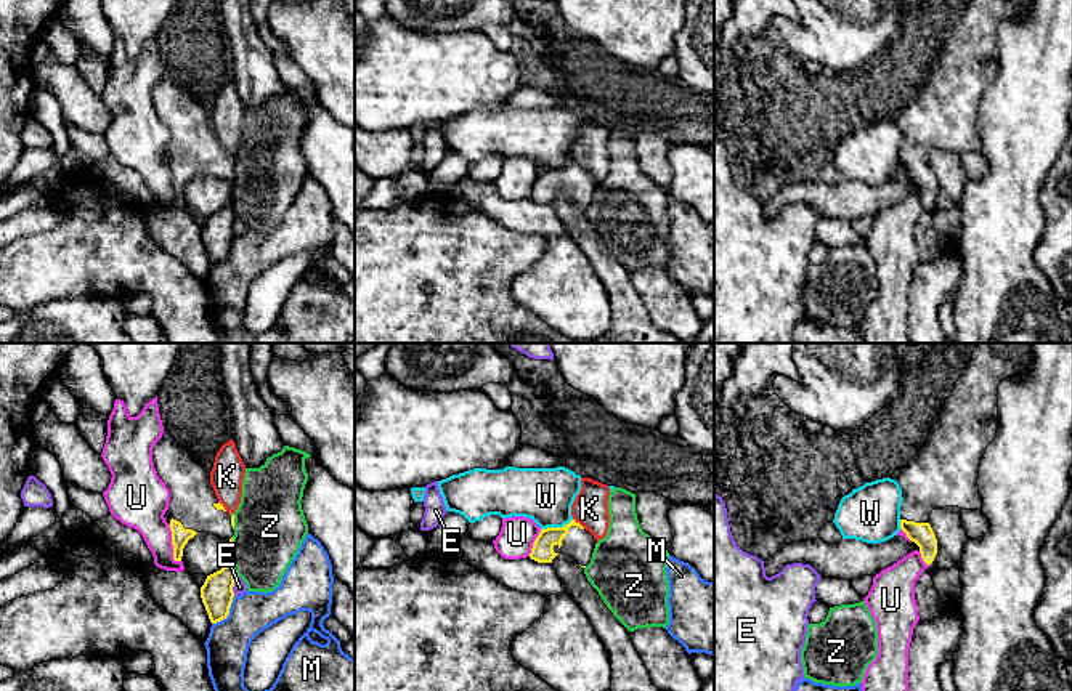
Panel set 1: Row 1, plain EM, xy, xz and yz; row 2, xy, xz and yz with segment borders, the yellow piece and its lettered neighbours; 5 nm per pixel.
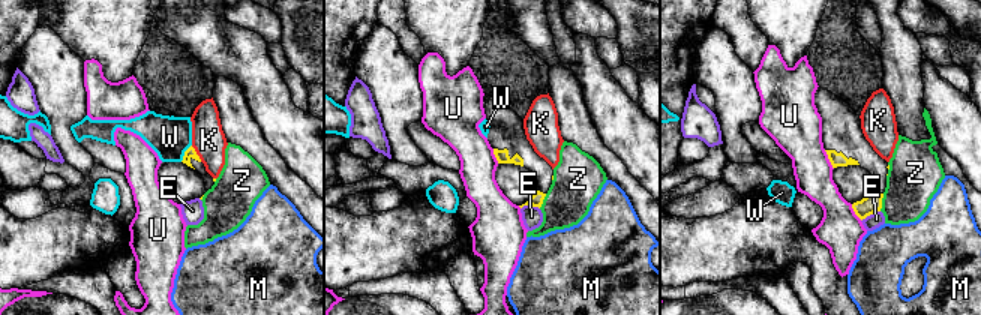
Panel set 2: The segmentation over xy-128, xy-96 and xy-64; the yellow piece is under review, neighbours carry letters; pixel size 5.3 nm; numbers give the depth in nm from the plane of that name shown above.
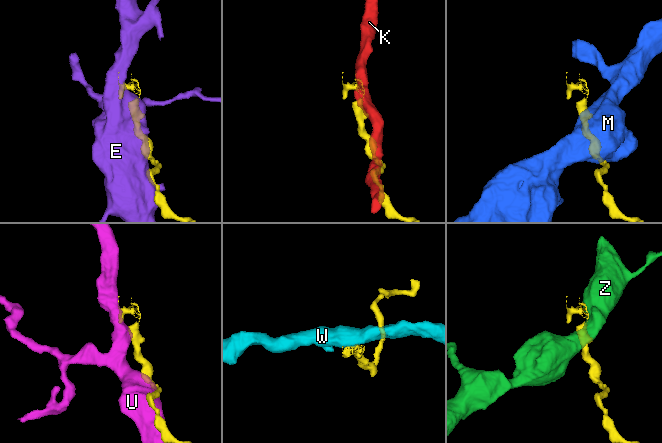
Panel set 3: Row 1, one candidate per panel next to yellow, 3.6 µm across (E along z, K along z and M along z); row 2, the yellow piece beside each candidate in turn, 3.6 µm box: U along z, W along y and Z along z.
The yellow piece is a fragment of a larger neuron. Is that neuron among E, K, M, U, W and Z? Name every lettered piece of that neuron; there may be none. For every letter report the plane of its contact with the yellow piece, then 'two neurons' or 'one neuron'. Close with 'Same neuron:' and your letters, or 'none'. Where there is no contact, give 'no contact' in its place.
E: meets yellow in xy; two neurons
K: meets yellow in xz; two neurons
M: meets yellow in xy; two neurons
U: meets yellow in xy; two neurons
W: meets yellow in xz; two neurons
Z: meets yellow in xy; two neurons
Same neuron: none

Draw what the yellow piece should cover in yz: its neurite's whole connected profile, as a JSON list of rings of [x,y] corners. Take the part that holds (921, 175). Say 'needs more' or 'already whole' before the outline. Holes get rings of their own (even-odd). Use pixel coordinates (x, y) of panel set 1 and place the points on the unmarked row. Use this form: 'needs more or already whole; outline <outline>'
needs more; outline [[[969,0],[944,45],[942,55],[931,69],[926,85],[918,96],[895,119],[902,130],[900,170],[920,188],[923,202],[929,207],[937,196],[937,180],[929,165],[929,154],[936,149],[958,147],[961,151],[981,151],[979,107],[987,87],[998,71],[998,27],[1005,19],[1022,16],[1030,0]]]

